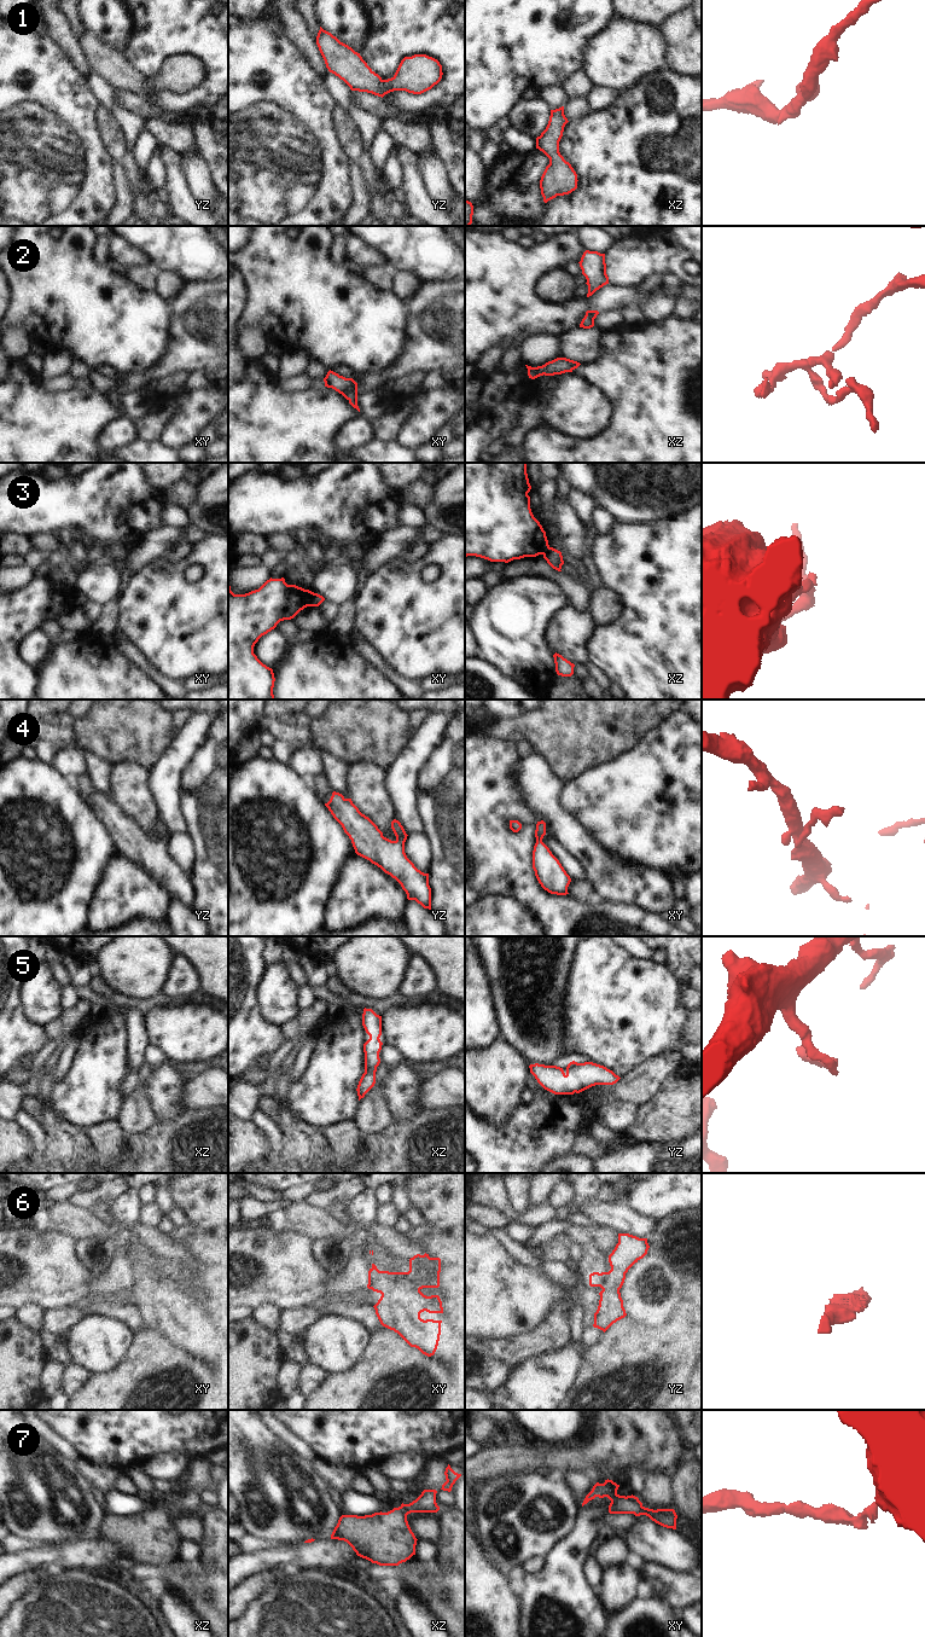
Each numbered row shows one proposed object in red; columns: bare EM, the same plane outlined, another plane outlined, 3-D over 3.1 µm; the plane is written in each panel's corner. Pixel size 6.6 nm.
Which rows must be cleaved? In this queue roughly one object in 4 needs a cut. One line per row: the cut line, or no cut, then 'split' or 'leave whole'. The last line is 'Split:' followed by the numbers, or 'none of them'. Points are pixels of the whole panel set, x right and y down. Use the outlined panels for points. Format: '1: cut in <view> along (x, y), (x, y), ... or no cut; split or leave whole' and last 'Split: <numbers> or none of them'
1: no cut; leave whole
2: no cut; leave whole
3: cut in xy along (308, 591), (310, 605); split
4: no cut; leave whole
5: no cut; leave whole
6: no cut; leave whole
7: no cut; leave whole
Split: 3

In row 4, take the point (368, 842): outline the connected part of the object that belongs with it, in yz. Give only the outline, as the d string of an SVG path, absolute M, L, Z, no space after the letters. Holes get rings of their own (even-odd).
M333 791L325 806L351 840L357 855L395 878L406 892L408 900L415 900L424 909L431 910L429 873L418 870L407 858L405 842L408 835L398 820L391 822L391 829L396 836L396 840L391 841L384 837L378 826L359 811L351 799Z

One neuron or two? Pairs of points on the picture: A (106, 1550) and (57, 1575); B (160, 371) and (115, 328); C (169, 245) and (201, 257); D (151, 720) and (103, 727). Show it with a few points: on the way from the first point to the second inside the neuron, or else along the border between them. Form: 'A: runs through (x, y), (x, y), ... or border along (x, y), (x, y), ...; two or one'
A: border along (51, 1567), (80, 1569); two
B: border along (173, 343), (166, 356), (155, 367), (129, 376); two
C: runs through (176, 245), (186, 245), (193, 251); one
D: runs through (139, 725), (115, 727); one

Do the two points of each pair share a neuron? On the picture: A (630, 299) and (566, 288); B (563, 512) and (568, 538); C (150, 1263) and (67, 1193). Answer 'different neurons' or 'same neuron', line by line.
A: different neurons
B: same neuron
C: different neurons

